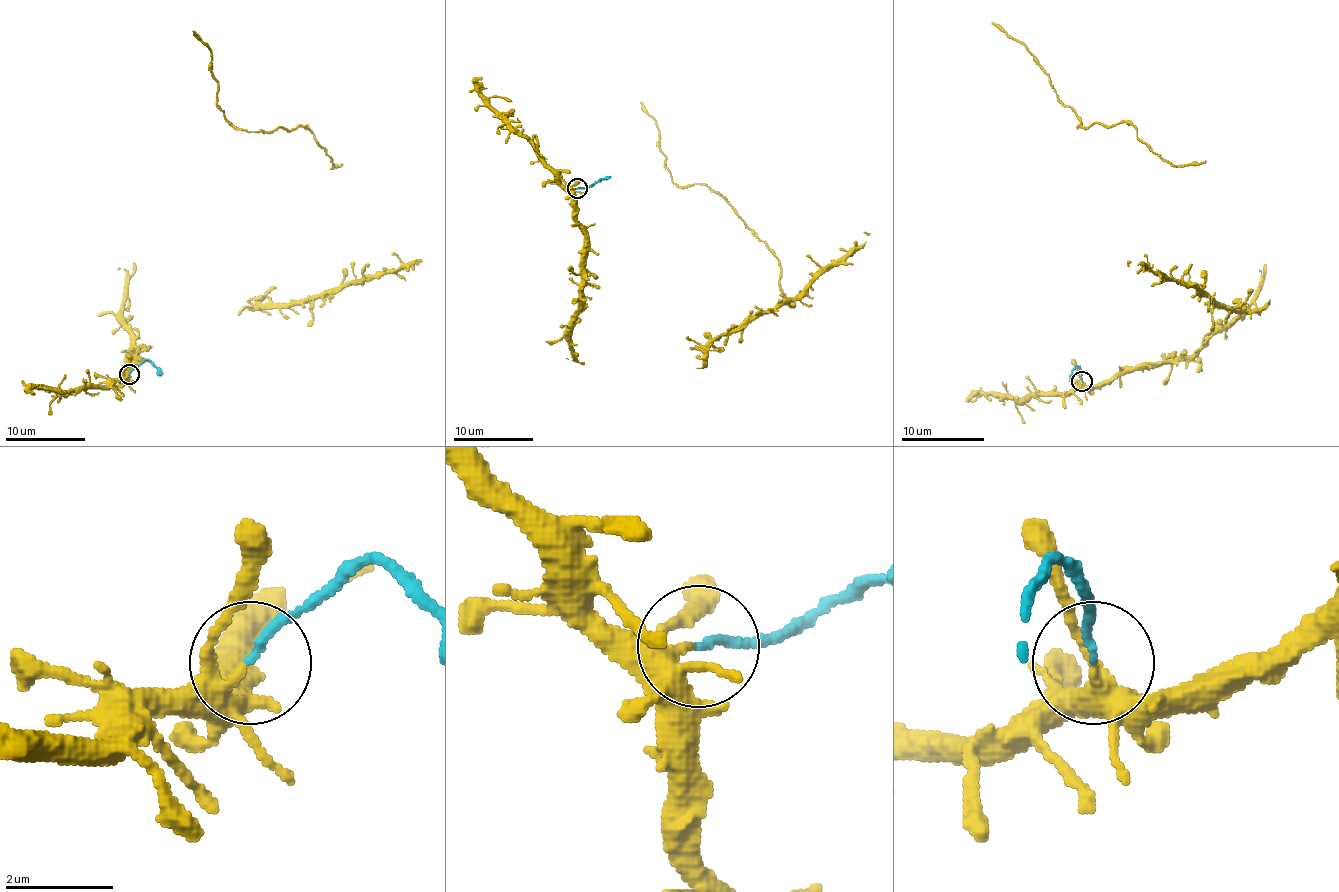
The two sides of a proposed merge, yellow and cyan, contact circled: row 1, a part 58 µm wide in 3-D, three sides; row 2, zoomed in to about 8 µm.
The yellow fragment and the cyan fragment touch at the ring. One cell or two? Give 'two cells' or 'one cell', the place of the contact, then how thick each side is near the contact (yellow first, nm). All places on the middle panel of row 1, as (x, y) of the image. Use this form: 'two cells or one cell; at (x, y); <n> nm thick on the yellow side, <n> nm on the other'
two cells; at (577, 188); 240 nm thick on the yellow side, 140 nm on the other

